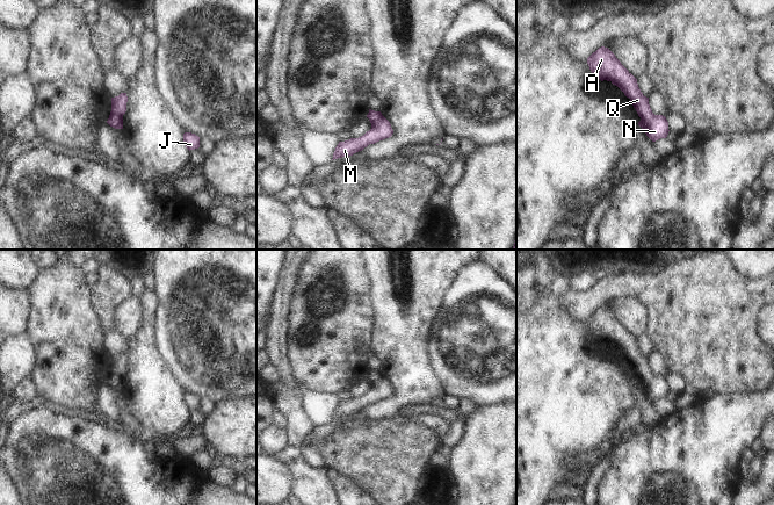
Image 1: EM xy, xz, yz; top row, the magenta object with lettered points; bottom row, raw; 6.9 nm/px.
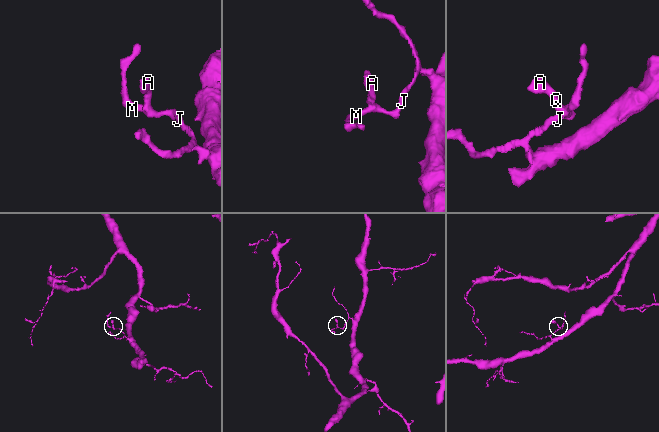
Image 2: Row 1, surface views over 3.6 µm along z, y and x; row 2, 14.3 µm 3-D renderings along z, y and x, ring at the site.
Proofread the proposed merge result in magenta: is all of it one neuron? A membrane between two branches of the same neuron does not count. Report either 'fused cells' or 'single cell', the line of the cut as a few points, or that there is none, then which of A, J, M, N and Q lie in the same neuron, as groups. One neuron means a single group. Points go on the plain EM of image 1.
single cell | no cut | A J M N Q

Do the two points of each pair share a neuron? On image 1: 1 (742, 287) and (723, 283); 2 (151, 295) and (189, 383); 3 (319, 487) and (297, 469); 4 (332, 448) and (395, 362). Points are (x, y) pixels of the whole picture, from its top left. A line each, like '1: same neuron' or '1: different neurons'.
1: same neuron
2: different neurons
3: same neuron
4: different neurons

